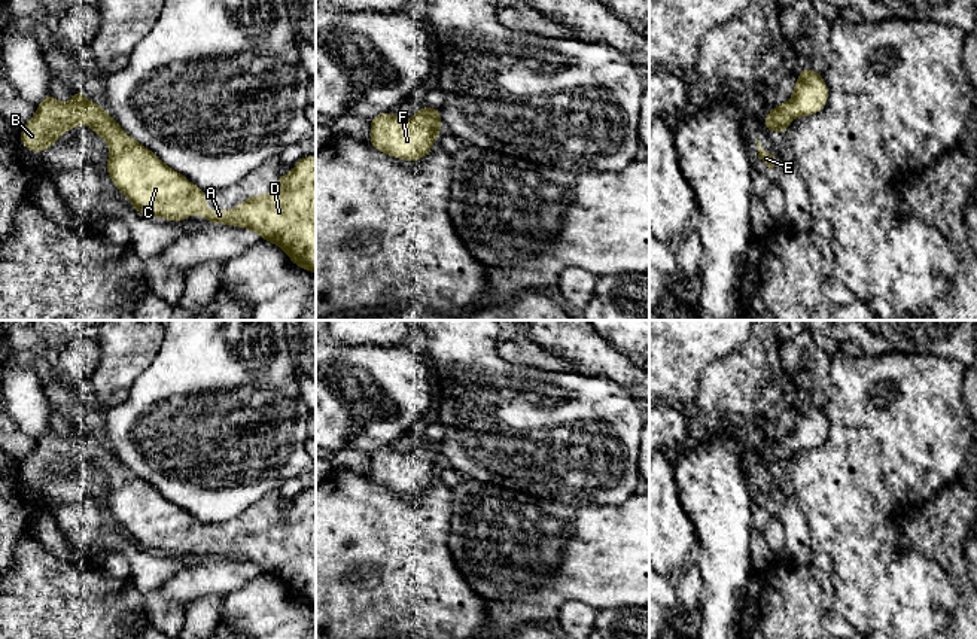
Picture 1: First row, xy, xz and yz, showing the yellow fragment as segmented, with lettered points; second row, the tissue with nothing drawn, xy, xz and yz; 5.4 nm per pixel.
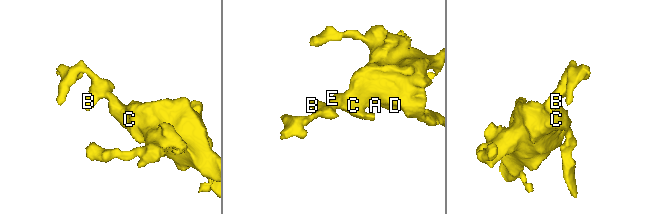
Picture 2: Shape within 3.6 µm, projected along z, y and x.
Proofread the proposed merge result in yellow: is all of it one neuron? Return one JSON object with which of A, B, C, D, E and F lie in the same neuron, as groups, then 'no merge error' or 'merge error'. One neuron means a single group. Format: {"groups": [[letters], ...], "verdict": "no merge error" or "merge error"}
{"groups": [["A", "B", "C", "D", "E", "F"]], "verdict": "no merge error"}

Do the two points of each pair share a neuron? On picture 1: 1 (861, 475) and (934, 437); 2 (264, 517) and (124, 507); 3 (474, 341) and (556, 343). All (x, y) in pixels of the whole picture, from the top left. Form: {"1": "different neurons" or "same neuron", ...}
{"1": "same neuron", "2": "same neuron", "3": "different neurons"}

